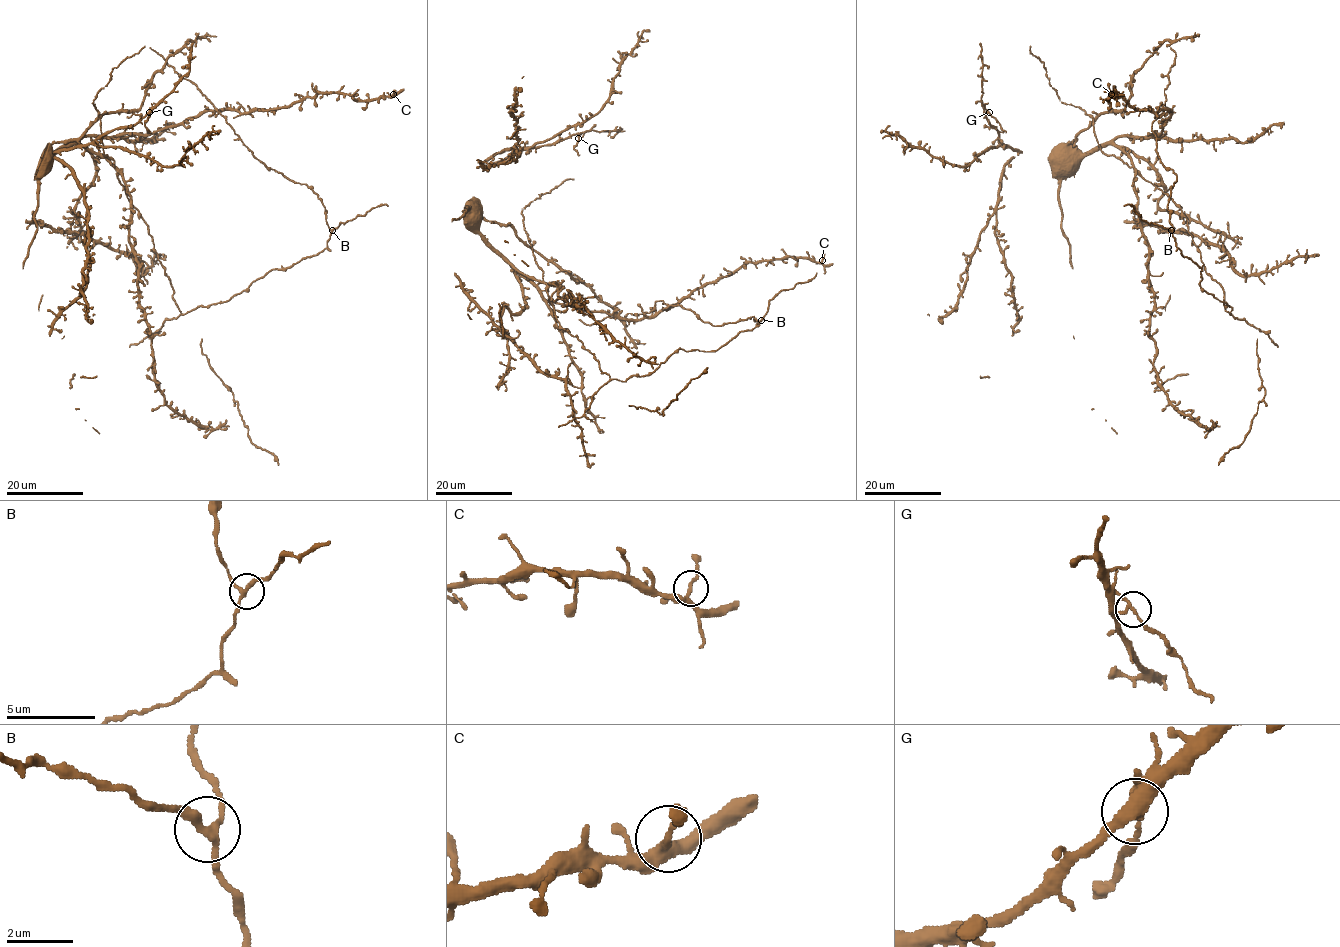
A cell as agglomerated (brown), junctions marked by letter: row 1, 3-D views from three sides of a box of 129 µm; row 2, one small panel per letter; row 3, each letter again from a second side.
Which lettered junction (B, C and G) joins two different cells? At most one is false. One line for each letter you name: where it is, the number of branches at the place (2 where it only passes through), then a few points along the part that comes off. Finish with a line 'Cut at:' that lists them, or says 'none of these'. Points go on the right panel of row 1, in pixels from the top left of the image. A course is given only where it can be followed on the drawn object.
G: place (989, 112); branches 3; course (989, 112), (1005, 132)
Cut at: G

